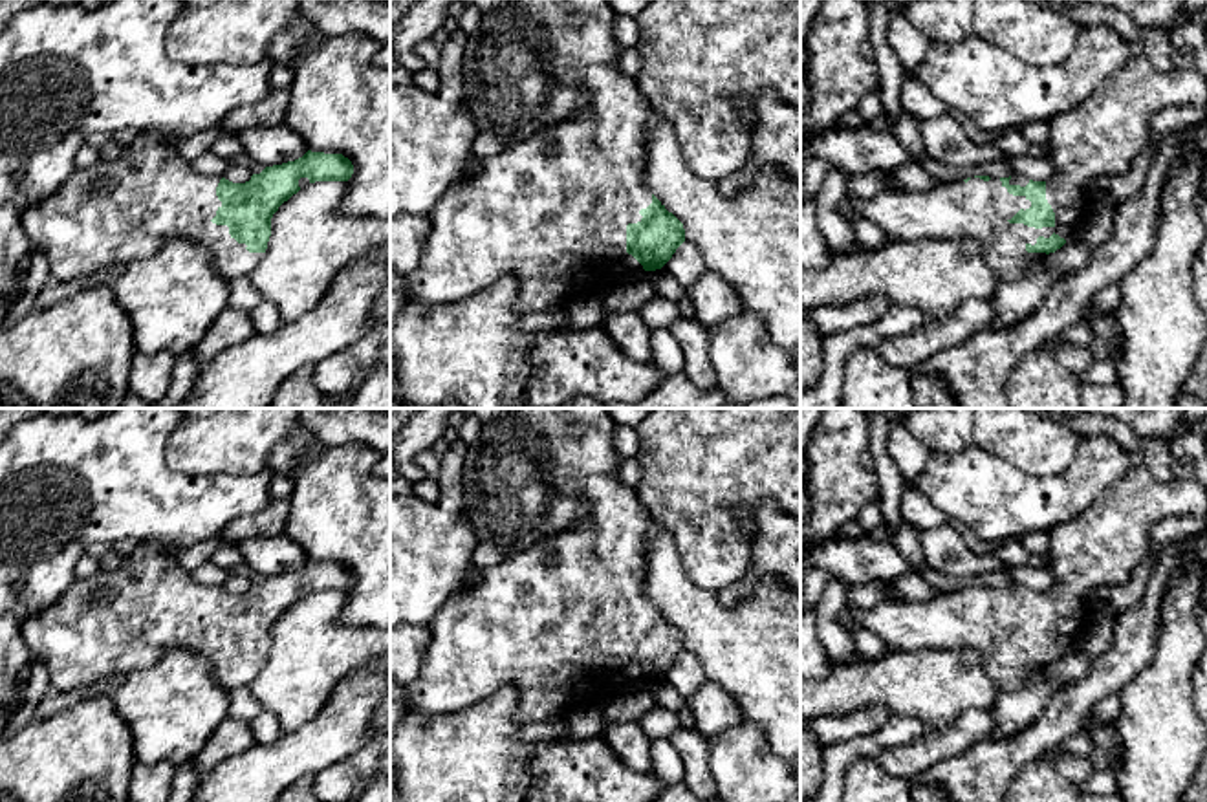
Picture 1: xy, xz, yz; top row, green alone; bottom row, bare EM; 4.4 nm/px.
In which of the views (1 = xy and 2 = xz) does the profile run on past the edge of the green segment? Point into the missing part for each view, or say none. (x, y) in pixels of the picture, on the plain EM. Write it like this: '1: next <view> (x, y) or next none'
1: next xy (116, 621)
2: next xz (552, 621)

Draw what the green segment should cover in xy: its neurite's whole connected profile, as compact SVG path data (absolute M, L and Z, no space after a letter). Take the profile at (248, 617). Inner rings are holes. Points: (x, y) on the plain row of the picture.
M139 544L130 557L123 557L117 569L73 582L55 604L26 619L20 624L20 634L29 652L46 665L49 685L59 690L73 690L97 683L110 674L145 668L165 652L176 650L205 656L211 661L216 683L225 690L233 690L249 687L262 670L271 646L271 628L284 612L310 593L348 591L352 584L353 575L343 564L308 560L295 571L266 577L245 593L233 593L225 588L198 584L192 573L179 566L178 555L167 551L161 544Z

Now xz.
M507 408L537 430L557 487L579 496L586 507L582 524L549 535L533 547L491 568L478 569L474 584L438 612L432 641L419 676L407 685L407 710L425 718L460 712L500 688L518 692L517 721L562 720L573 710L606 703L617 692L661 679L685 652L683 634L643 593L648 538L659 524L639 502L636 487L619 478L623 458L614 449L615 423L606 408Z

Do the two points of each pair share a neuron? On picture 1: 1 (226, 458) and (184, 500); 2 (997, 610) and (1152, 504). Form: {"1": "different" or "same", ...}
{"1": "different", "2": "same"}

